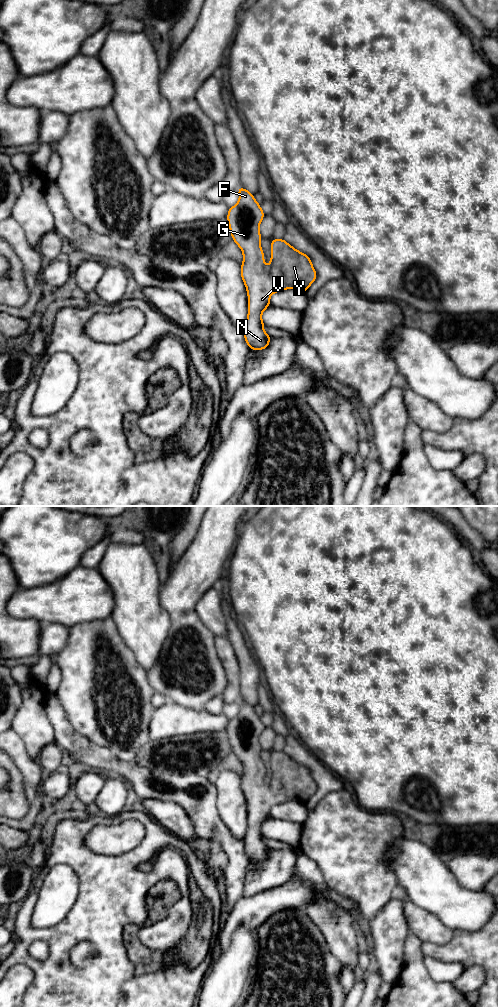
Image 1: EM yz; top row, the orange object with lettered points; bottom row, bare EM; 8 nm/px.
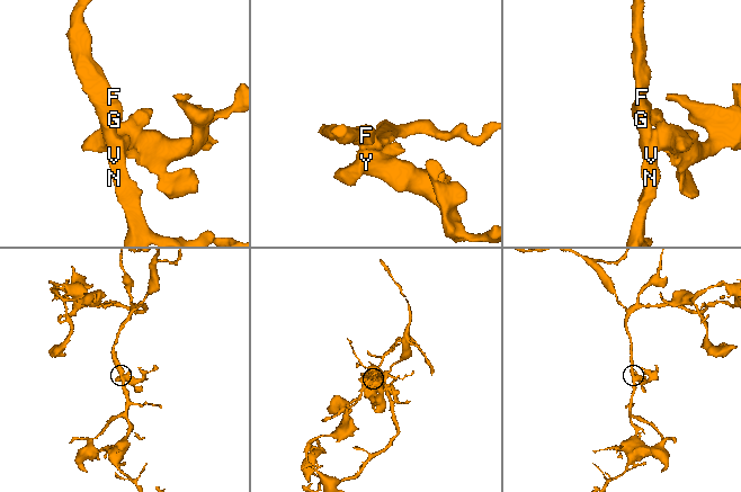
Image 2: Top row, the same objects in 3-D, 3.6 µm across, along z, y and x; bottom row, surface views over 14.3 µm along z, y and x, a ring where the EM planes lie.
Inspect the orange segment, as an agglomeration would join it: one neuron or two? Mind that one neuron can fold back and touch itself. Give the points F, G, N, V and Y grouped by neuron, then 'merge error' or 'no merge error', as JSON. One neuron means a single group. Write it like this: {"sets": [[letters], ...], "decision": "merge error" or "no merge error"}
{"sets": [["F", "G", "N", "V", "Y"]], "decision": "no merge error"}

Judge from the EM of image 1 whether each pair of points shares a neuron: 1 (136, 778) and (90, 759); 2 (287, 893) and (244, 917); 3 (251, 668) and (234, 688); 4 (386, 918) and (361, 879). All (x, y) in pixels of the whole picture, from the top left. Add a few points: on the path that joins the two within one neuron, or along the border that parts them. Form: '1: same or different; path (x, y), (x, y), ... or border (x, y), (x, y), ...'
1: same; path (125, 770), (101, 759)
2: same; path (276, 899), (255, 910)
3: different; border (236, 658), (239, 664), (240, 697)
4: different; border (396, 893), (370, 922)

